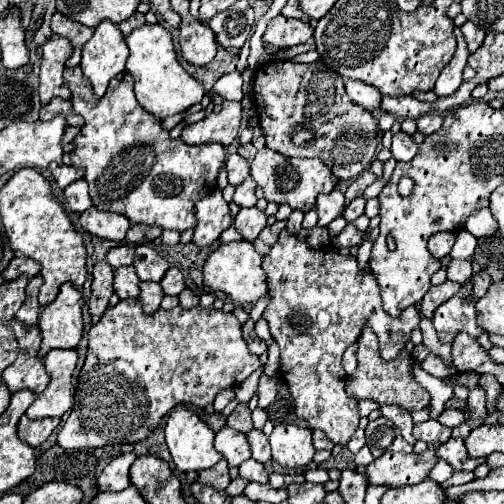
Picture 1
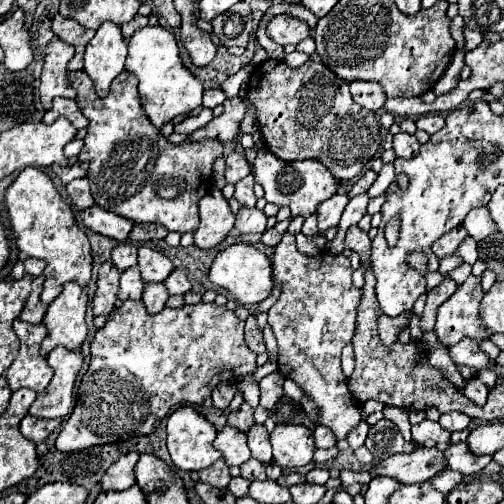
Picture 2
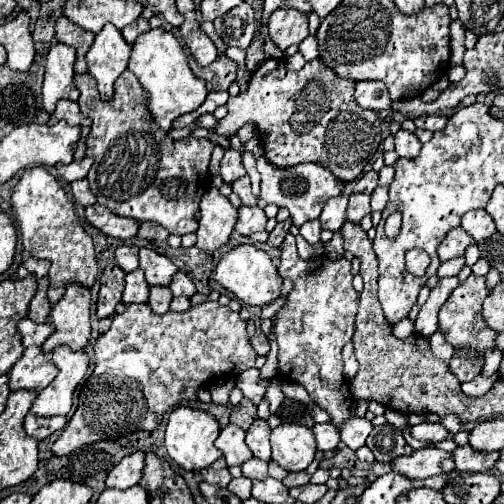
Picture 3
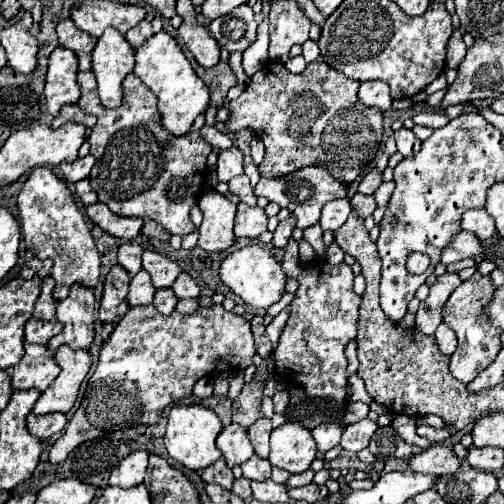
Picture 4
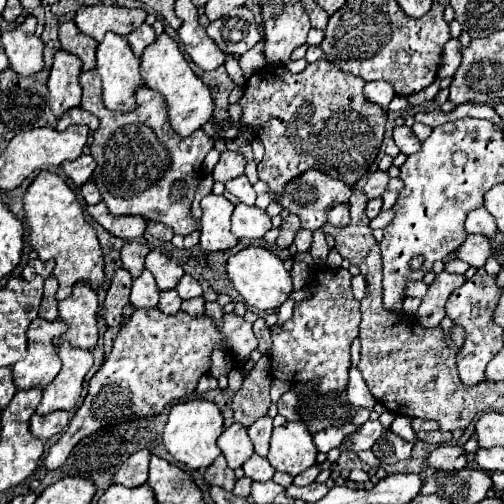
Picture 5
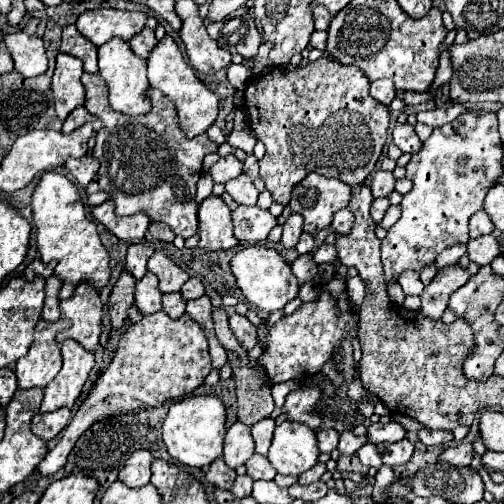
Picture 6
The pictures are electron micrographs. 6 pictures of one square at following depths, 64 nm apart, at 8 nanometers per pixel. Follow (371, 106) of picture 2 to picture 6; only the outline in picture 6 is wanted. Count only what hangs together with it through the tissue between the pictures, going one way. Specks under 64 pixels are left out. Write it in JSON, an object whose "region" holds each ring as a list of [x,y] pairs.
{"region":[[[376,80],[370,84],[370,96],[374,100],[378,100],[380,104],[386,104],[390,106],[390,102],[394,100],[396,96],[396,88],[392,84],[392,80]]]}

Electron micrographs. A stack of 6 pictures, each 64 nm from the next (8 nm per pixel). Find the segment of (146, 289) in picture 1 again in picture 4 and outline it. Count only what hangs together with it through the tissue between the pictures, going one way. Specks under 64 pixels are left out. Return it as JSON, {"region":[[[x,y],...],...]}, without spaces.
{"region":[[[160,288],[160,290],[156,290],[152,304],[160,314],[172,314],[176,302],[178,302],[178,298],[174,296],[174,292],[170,288]]]}

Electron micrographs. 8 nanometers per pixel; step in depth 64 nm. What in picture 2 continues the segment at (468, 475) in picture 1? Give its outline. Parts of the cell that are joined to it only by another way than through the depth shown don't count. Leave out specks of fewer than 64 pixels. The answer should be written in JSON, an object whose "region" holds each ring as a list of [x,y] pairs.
{"region":[[[446,468],[442,476],[436,476],[430,482],[434,484],[436,490],[440,490],[444,496],[448,496],[454,488],[458,488],[462,482],[466,482],[466,476],[462,472],[454,472],[454,470]]]}

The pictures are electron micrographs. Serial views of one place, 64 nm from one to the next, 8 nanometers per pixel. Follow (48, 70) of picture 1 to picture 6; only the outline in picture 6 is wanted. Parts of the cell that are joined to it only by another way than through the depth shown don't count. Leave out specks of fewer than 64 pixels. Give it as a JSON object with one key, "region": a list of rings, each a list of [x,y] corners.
{"region":[[[70,54],[56,56],[56,70],[52,76],[52,94],[56,116],[64,122],[66,116],[84,104],[84,88],[80,82],[82,62]]]}

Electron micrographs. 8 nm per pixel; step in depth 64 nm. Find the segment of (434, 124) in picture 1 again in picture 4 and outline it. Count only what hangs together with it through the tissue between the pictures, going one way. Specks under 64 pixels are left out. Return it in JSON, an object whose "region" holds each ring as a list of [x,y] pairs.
{"region":[[[432,110],[432,112],[420,112],[414,116],[414,124],[418,126],[428,126],[428,128],[442,128],[450,122],[450,118],[442,110]]]}

